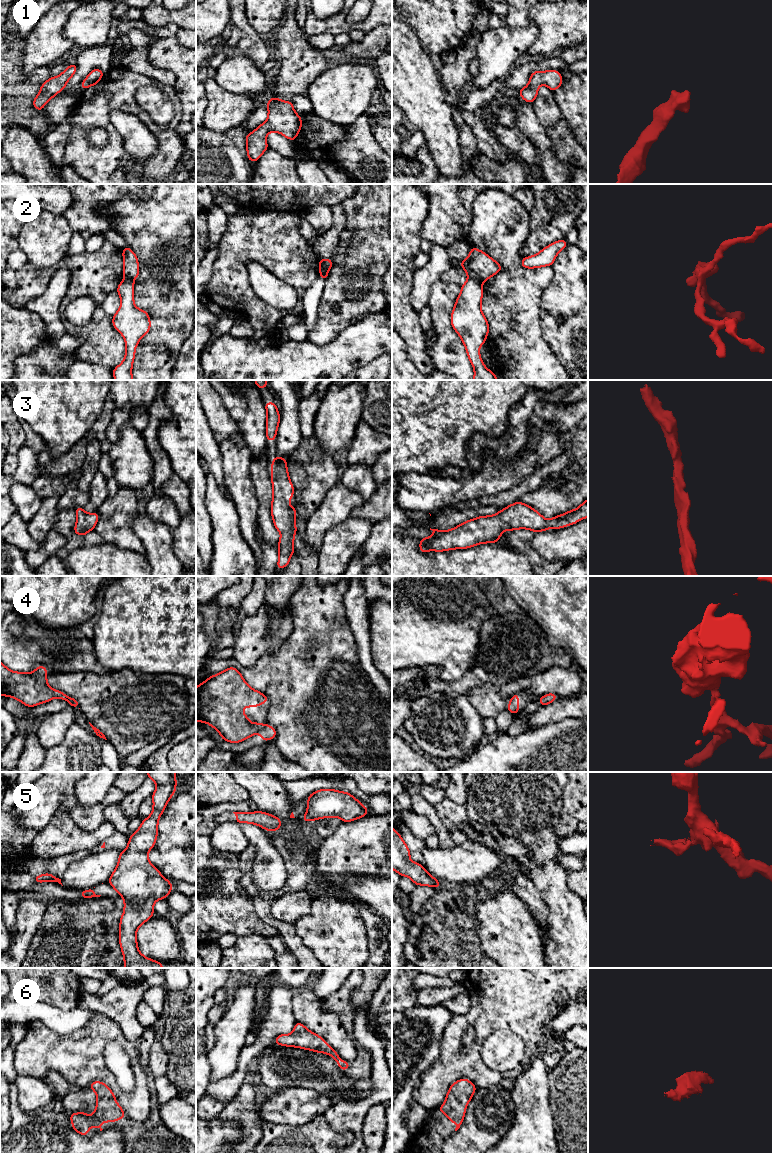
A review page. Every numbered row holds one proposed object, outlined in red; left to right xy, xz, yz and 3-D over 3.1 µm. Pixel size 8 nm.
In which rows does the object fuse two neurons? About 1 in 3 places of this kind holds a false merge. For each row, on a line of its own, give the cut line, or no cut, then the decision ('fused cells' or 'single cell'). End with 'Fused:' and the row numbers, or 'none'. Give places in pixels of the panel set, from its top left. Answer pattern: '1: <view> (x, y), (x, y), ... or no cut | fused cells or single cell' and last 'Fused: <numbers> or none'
1: no cut | single cell
2: xz (330, 259), (330, 264), (320, 273) | fused cells
3: no cut | single cell
4: xz (264, 724), (258, 731) | fused cells
5: xz (305, 814), (308, 819) | fused cells
6: no cut | single cell
Fused: 2, 4, 5

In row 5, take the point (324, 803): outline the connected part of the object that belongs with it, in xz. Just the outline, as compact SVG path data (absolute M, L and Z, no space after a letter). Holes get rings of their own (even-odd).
M320 789L308 797L308 820L338 817L343 822L351 822L365 817L368 809L348 792L334 789Z

